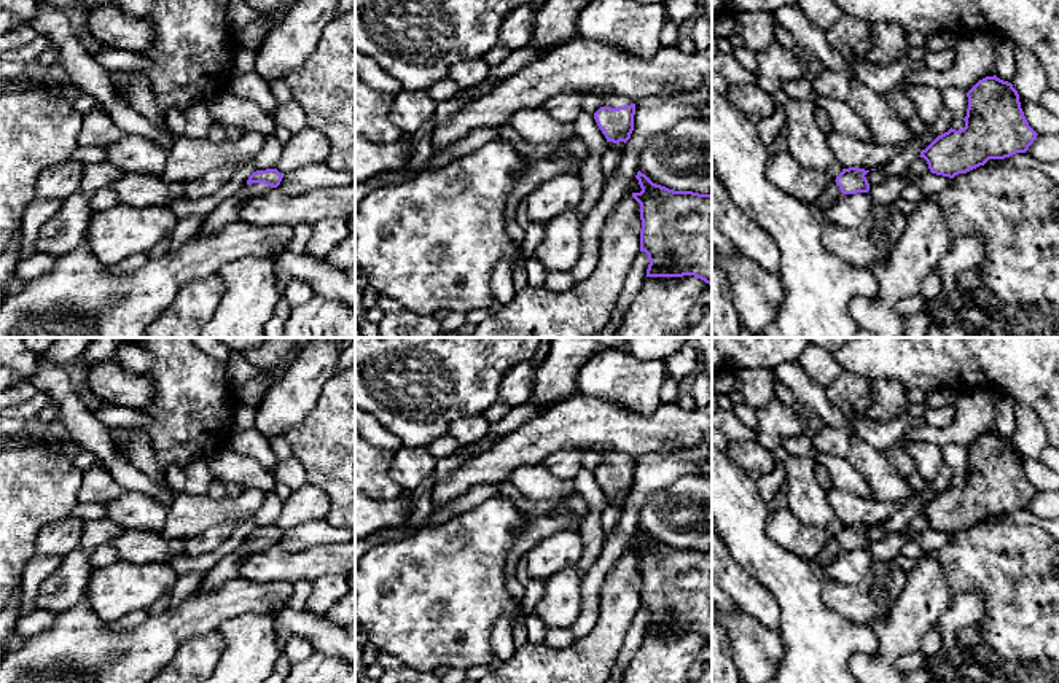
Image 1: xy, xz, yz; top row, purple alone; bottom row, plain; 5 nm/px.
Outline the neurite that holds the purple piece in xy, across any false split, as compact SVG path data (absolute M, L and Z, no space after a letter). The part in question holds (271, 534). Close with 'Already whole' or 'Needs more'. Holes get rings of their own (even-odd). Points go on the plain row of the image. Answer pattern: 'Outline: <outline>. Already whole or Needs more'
Outline: M277 525L253 529L242 546L218 560L209 572L205 572L199 589L213 589L237 578L242 564L253 552L258 552L271 544L277 544L282 535L283 532Z. Needs more

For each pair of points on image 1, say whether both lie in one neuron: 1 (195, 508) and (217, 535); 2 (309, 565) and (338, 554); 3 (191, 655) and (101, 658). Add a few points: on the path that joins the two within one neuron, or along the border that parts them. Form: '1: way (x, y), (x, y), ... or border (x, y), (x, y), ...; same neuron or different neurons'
1: border (241, 521), (217, 522), (187, 542); different neurons
2: way (316, 562), (332, 559); same neuron
3: border (207, 634), (190, 637), (164, 666); different neurons

